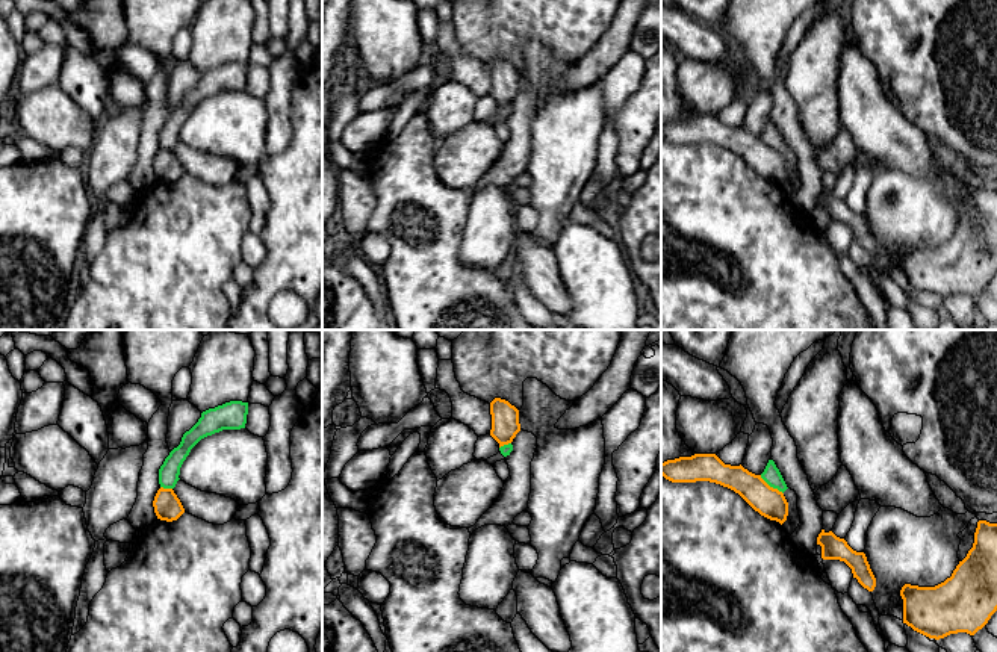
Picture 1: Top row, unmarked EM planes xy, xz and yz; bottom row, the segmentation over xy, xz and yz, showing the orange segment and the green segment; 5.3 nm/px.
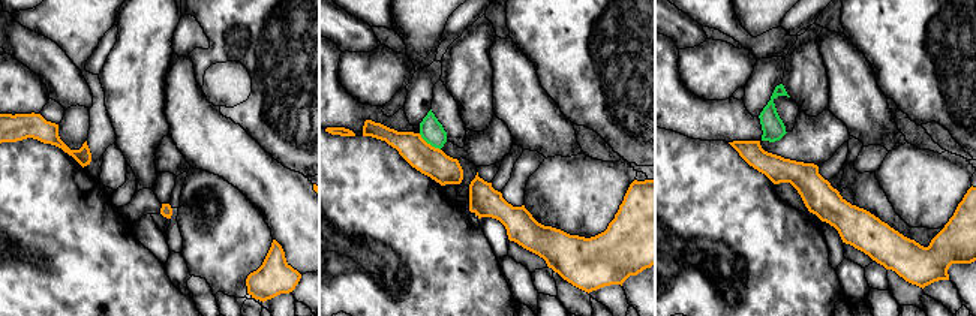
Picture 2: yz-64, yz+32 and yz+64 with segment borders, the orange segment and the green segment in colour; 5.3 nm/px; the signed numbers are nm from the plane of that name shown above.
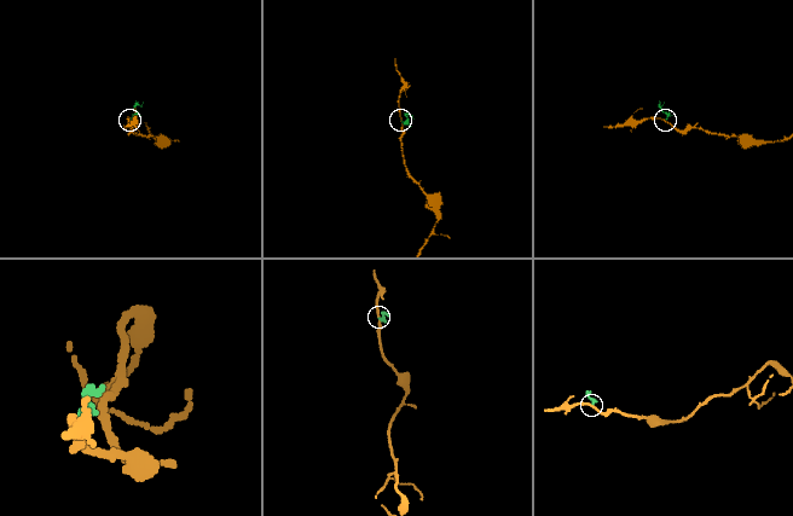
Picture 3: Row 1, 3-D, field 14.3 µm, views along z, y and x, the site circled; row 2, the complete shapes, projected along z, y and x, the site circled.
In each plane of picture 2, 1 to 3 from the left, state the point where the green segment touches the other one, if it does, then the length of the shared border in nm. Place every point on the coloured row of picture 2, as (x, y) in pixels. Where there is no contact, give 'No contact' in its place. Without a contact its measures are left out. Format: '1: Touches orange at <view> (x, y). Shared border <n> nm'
1: No contact
2: Touches orange at yz+32 (429, 144). Shared border 150 nm
3: No contact

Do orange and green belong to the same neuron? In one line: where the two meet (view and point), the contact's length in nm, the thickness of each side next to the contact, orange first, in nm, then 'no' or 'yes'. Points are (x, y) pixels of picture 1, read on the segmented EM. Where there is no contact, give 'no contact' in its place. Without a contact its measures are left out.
contact yz (772, 487); length 160 nm; calibres 160 and 90 nm; no

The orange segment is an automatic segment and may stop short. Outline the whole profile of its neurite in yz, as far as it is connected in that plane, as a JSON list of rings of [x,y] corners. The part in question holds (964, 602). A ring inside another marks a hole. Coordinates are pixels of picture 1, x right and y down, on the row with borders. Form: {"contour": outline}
{"contour": [[[977,522],[973,548],[950,578],[935,587],[905,584],[900,596],[903,623],[914,631],[935,640],[958,632],[974,635],[997,611],[997,523]]]}

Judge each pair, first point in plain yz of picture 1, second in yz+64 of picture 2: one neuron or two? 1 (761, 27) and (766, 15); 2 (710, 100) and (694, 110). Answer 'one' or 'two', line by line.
1: one
2: two

